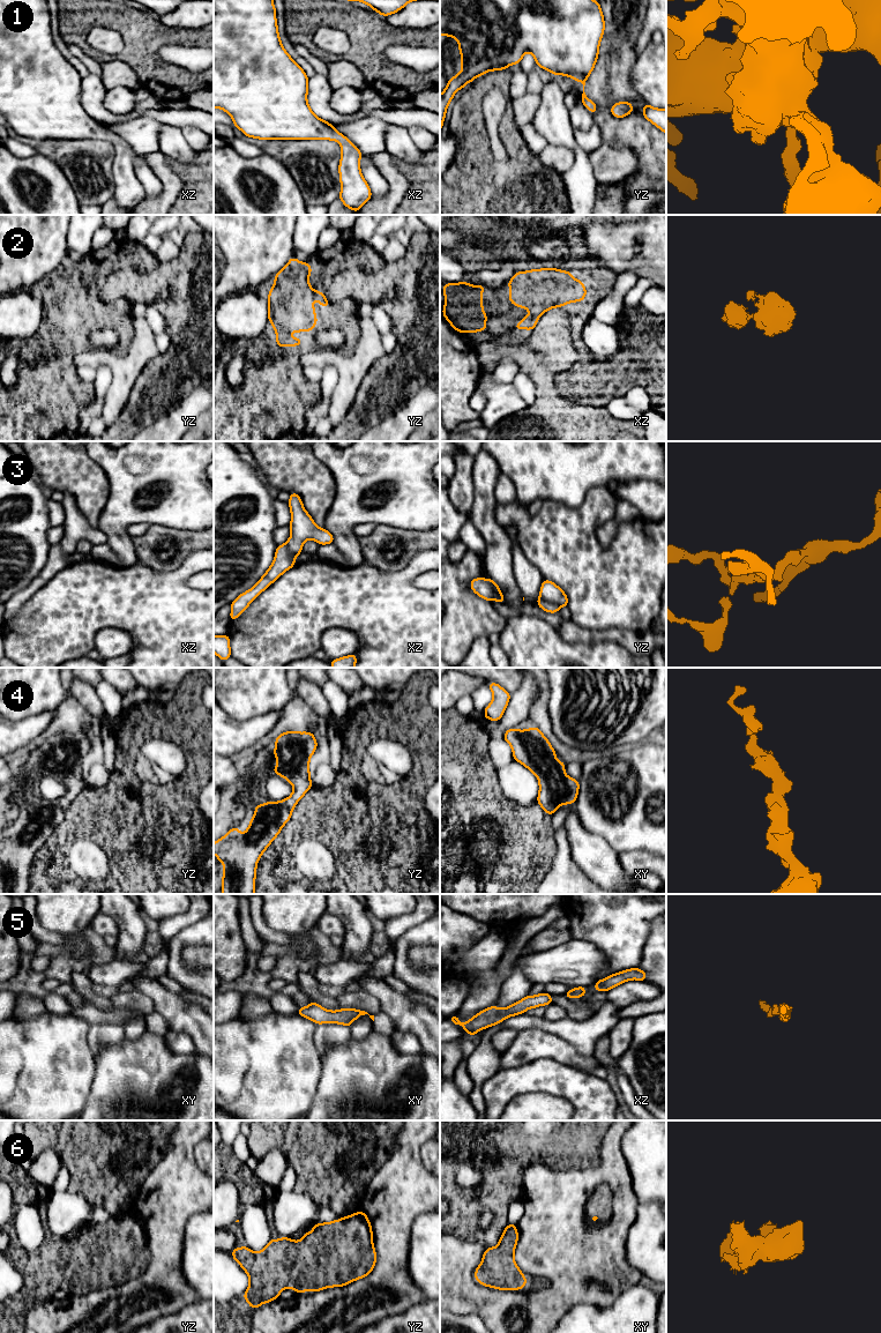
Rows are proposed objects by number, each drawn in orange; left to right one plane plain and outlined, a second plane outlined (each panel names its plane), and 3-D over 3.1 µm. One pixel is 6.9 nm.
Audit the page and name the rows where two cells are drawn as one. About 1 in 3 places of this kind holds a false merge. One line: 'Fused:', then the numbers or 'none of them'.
Fused: 3

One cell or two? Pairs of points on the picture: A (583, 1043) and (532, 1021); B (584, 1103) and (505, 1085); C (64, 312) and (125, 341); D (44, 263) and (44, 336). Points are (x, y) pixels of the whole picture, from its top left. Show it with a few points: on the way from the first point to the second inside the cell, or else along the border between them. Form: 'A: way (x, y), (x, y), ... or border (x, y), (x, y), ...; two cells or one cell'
A: way (570, 1030), (565, 1027), (545, 1025); one cell
B: way (565, 1084), (562, 1081), (524, 1081); one cell
C: way (81, 312), (106, 314), (116, 324); one cell
D: border (64, 258), (53, 270), (36, 281), (28, 289); two cells

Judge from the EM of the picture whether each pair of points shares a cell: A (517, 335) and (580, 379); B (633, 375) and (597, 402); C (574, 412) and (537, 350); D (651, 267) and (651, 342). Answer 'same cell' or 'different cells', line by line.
A: same cell
B: same cell
C: same cell
D: different cells

